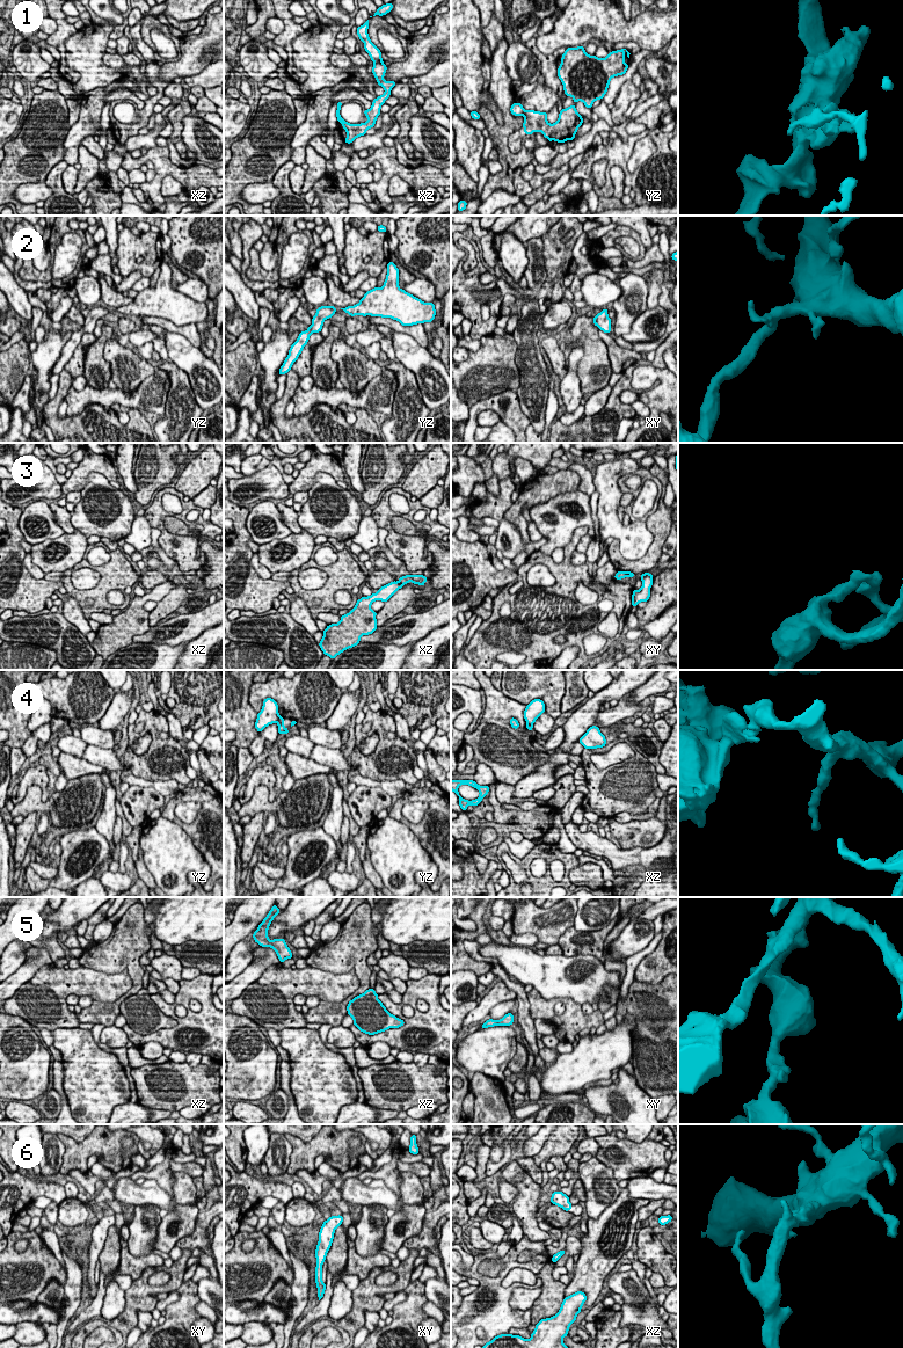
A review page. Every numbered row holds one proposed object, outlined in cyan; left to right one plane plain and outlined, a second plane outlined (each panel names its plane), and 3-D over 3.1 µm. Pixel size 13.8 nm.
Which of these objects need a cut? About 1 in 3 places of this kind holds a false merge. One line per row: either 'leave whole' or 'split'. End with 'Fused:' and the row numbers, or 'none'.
1: split
2: leave whole
3: split
4: split
5: leave whole
6: leave whole
Fused: 1, 3, 4

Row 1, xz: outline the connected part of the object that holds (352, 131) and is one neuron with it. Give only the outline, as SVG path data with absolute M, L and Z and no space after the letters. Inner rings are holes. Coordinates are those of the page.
M384 63L373 64L372 73L378 85L385 89L385 93L372 101L372 105L369 110L364 110L364 115L367 117L366 123L350 124L345 122L340 115L342 101L337 102L336 117L338 123L343 125L343 129L347 132L347 138L344 143L351 144L356 138L365 136L366 131L376 125L377 117L381 112L380 108L385 103L385 101L391 96L391 90L396 83L396 81L385 81L383 79L385 76L386 70L387 66Z

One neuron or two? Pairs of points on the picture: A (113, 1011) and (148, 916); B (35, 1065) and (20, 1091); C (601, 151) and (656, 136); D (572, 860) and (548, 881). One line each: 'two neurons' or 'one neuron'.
A: two neurons
B: one neuron
C: one neuron
D: one neuron

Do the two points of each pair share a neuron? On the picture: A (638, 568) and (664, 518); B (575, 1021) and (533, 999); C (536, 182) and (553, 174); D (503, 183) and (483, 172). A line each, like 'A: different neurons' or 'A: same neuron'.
A: same neuron
B: same neuron
C: same neuron
D: different neurons

